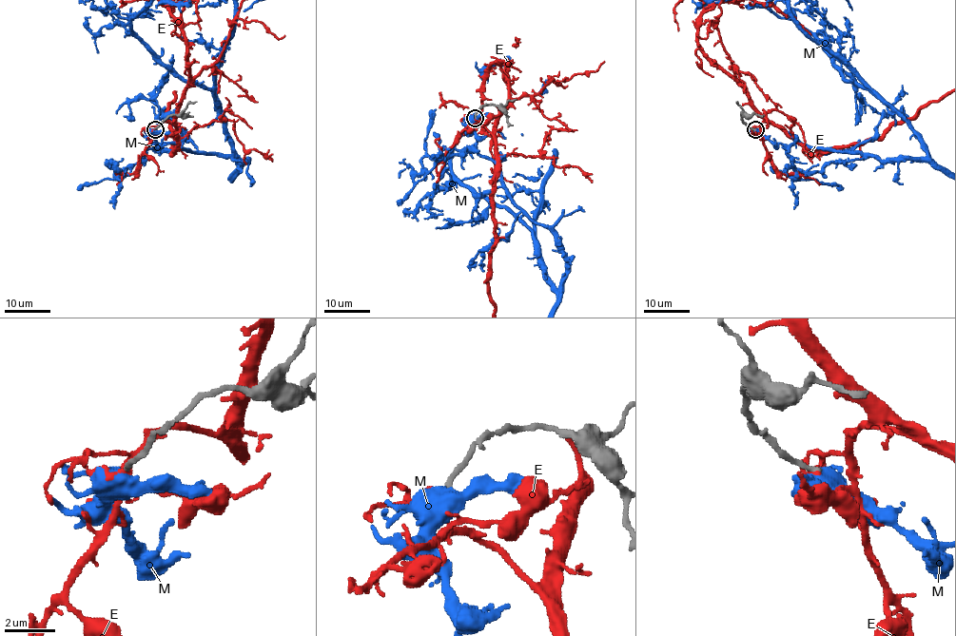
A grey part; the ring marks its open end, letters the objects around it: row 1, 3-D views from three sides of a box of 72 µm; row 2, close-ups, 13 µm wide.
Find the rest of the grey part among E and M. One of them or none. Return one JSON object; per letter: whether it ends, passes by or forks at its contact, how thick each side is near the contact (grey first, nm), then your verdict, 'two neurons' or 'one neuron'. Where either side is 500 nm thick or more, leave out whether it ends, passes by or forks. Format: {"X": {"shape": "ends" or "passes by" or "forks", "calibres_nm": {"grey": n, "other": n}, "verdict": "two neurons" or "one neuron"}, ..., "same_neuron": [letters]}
{"E": {"shape": "ends", "calibres_nm": {"grey": 200, "other": 170}, "verdict": "two neurons"}, "M": {"calibres_nm": {"grey": 200, "other": 600}, "verdict": "two neurons"}, "same_neuron": []}

